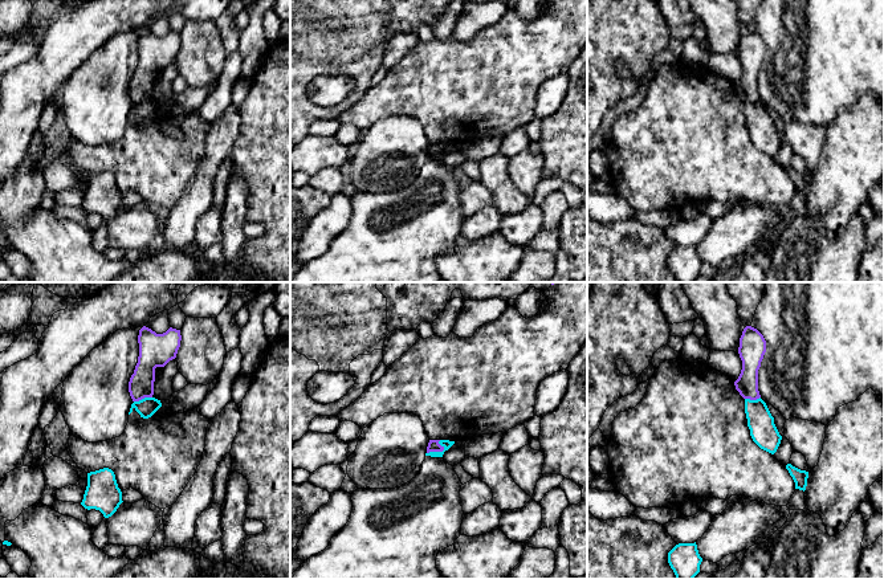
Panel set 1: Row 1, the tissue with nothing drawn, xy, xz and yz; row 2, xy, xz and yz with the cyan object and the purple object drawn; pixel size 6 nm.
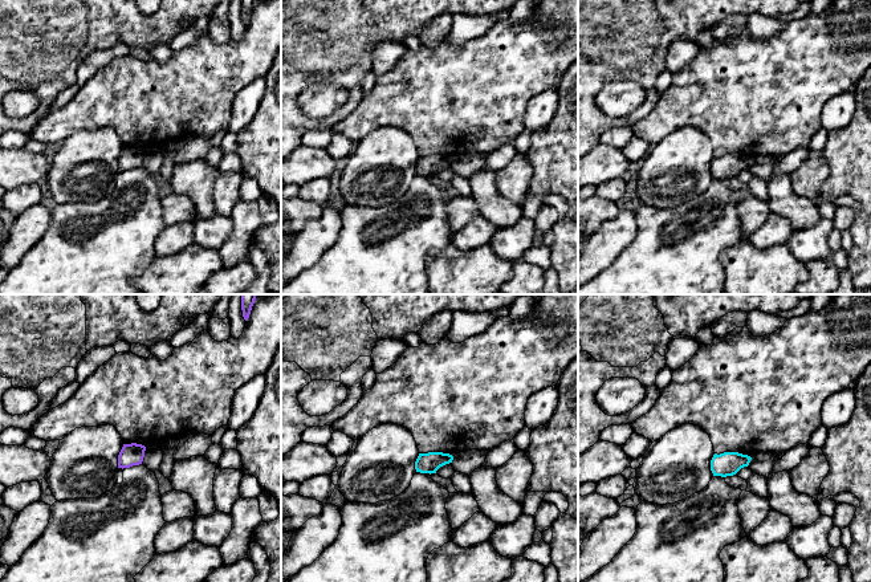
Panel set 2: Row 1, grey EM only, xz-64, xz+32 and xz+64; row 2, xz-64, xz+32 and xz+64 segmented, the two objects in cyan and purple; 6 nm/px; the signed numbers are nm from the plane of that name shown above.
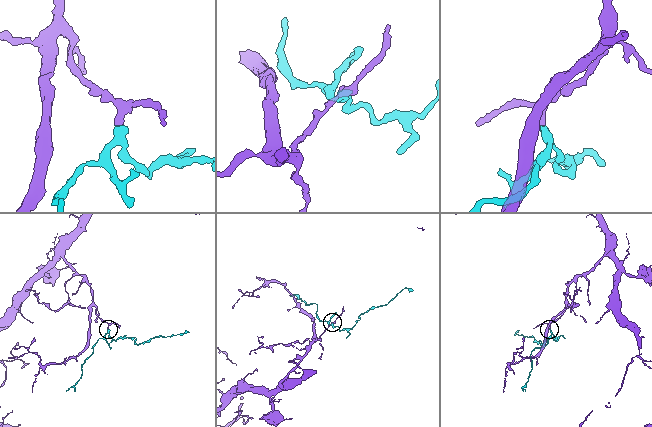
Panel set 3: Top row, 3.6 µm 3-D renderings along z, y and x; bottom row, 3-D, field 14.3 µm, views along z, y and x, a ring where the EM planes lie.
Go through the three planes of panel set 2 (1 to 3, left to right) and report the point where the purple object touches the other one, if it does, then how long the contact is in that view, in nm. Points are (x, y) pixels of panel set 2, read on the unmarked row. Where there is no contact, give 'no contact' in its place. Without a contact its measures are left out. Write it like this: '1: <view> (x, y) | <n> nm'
1: no contact
2: no contact
3: no contact

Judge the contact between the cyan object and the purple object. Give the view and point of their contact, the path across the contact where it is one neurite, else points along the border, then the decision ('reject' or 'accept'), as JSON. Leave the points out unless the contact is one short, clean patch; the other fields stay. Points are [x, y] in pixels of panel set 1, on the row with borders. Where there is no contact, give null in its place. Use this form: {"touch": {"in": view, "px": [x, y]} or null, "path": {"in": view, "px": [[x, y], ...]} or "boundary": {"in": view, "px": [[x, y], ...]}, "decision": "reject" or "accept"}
{"touch": {"in": "xz", "px": [439, 452]}, "boundary": {"in": "xz", "px": [[440, 440], [439, 444], [443, 449], [427, 453]]}, "decision": "reject"}

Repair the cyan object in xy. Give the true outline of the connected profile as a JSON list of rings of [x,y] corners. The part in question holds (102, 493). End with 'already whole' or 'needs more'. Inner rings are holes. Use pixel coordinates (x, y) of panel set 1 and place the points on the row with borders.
[[[103,468],[87,473],[87,486],[81,502],[85,509],[99,510],[105,518],[109,518],[122,502],[122,492],[111,469]]]; already whole

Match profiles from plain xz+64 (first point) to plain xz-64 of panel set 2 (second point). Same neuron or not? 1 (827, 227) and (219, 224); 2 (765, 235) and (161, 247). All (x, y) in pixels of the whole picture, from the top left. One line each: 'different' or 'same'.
1: same
2: same

